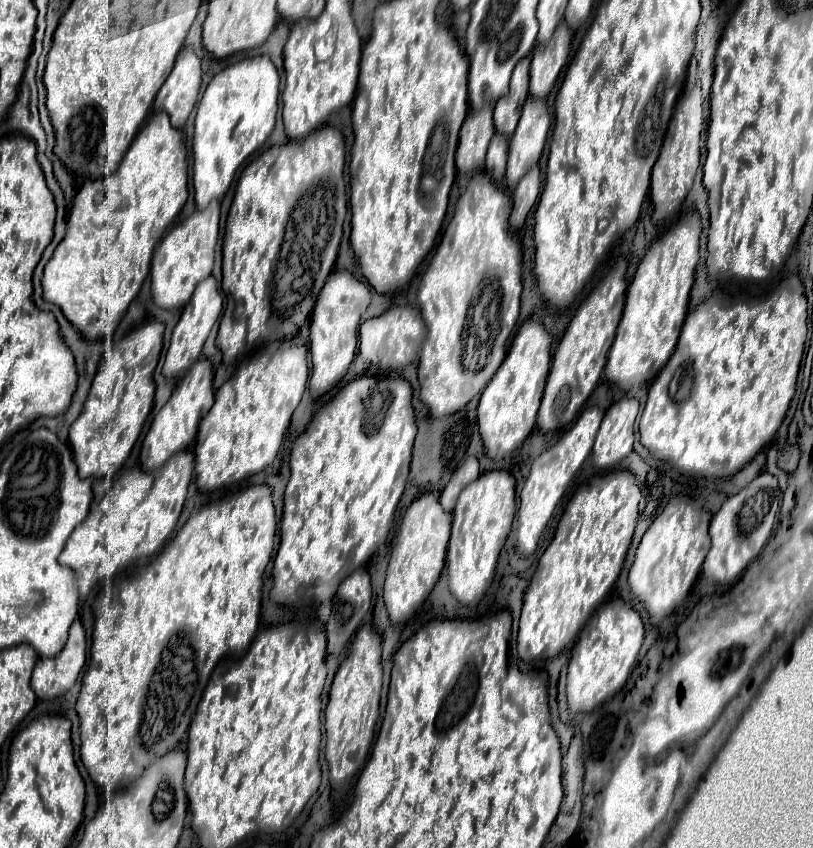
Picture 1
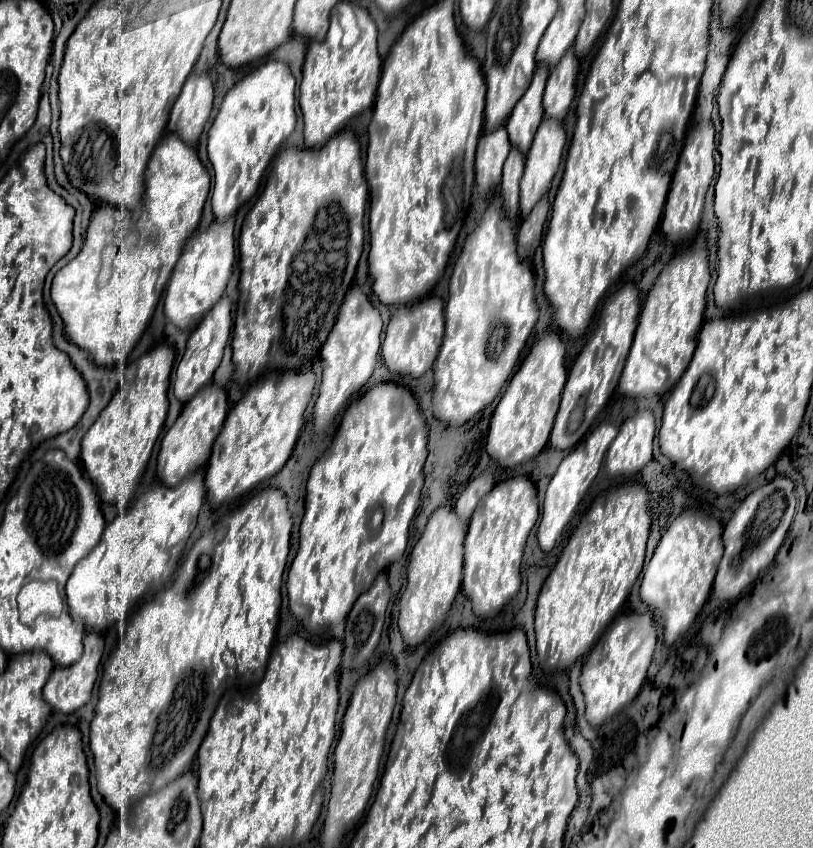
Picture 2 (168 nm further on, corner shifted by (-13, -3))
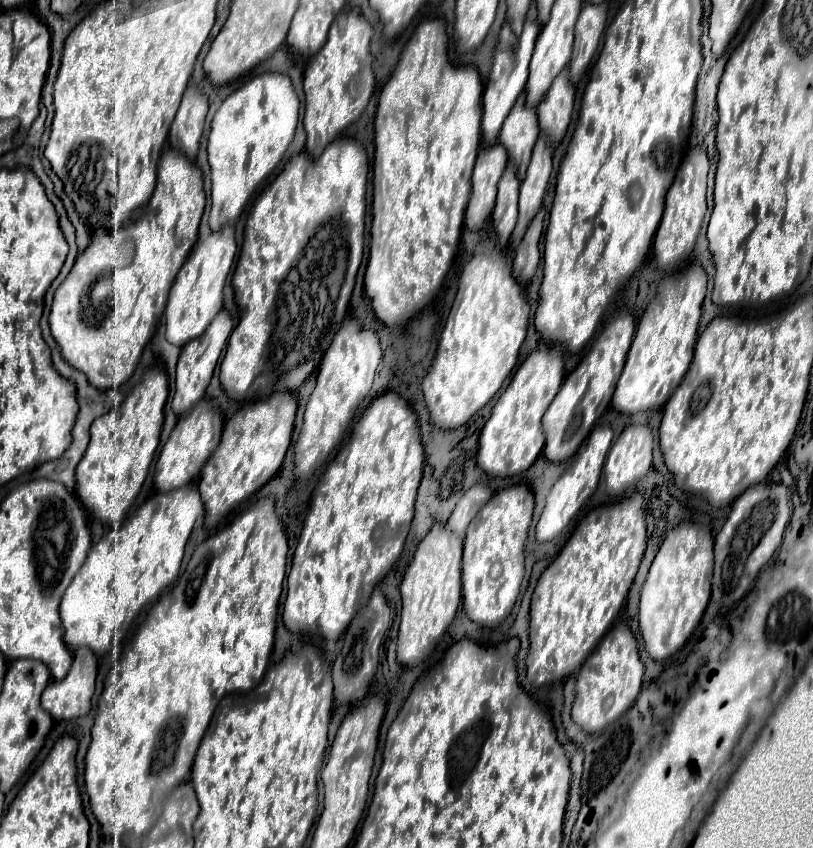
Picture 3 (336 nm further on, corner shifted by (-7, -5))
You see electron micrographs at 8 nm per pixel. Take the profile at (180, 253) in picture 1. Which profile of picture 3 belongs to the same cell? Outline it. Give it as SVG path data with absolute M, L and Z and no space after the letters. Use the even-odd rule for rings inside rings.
M226 225L218 233L212 233L206 241L200 241L194 245L194 249L188 255L188 261L182 265L168 297L166 305L166 339L174 345L184 345L210 325L210 321L218 315L218 311L224 305L222 289L226 283L226 277L230 273L232 261L236 255L236 237L234 227Z

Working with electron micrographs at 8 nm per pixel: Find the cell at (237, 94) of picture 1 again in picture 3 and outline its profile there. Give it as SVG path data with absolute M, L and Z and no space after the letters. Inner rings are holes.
M282 73L254 77L244 87L228 95L220 105L212 119L212 131L208 137L208 163L212 173L212 231L220 229L222 225L234 225L258 185L282 161L288 145L294 139L298 111L298 95L290 77Z

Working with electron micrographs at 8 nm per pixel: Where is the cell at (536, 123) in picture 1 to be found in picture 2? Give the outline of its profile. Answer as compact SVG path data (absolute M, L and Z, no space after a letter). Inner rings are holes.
M542 119L532 147L526 155L526 169L520 181L520 215L526 217L534 203L550 189L566 145L566 131L558 119Z

